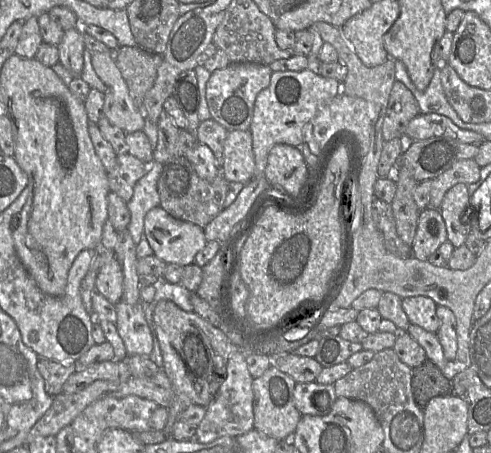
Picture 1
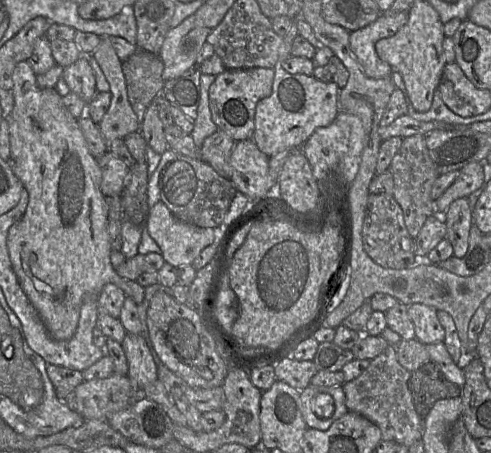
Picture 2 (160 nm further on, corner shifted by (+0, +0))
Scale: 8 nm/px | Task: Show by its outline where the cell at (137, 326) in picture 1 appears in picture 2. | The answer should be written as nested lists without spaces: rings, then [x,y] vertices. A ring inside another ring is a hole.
[[[127,333],[122,348],[128,363],[128,377],[137,390],[158,379],[157,366],[142,335]]]

